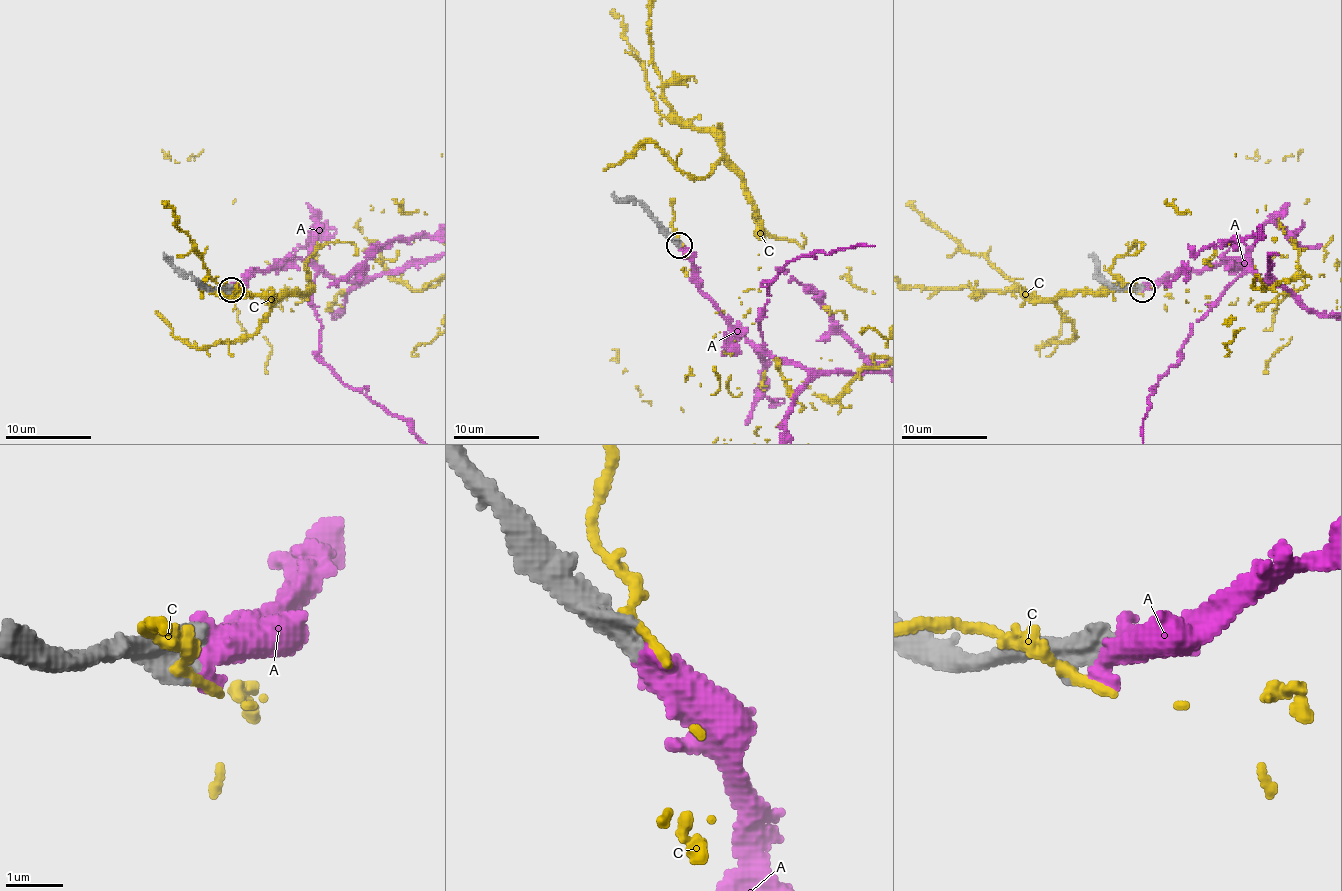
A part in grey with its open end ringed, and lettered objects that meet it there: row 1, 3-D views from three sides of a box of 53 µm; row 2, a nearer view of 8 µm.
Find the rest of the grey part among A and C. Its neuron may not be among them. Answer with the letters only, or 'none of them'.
A

